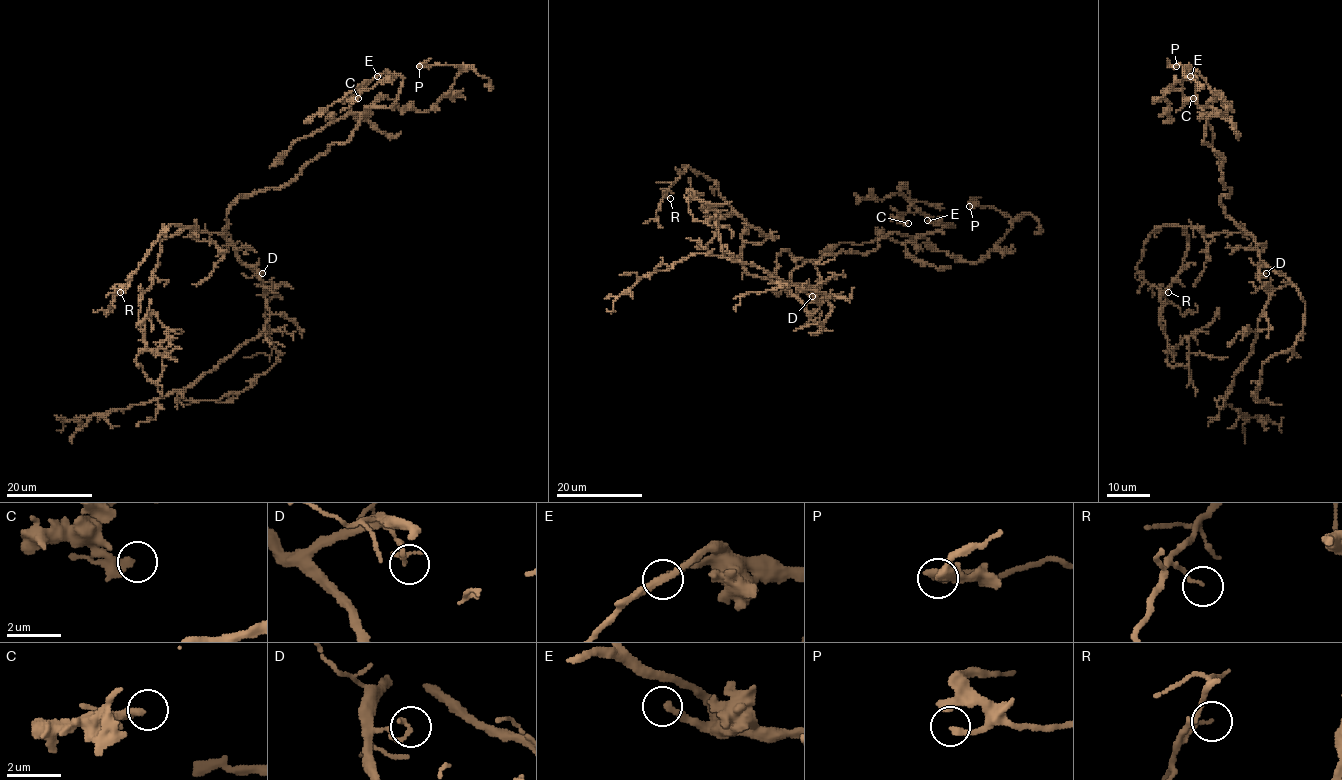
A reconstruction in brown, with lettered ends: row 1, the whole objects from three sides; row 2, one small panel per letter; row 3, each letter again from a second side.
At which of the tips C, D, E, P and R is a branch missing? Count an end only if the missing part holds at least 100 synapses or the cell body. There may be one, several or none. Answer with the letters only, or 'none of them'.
none of them

